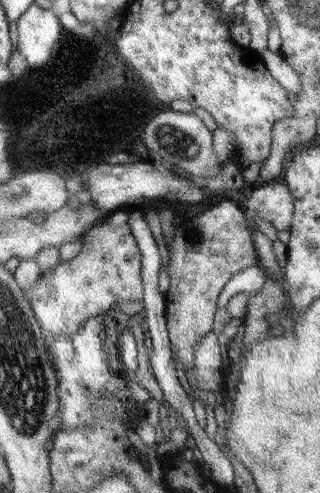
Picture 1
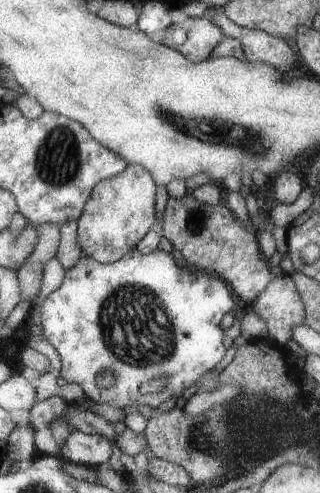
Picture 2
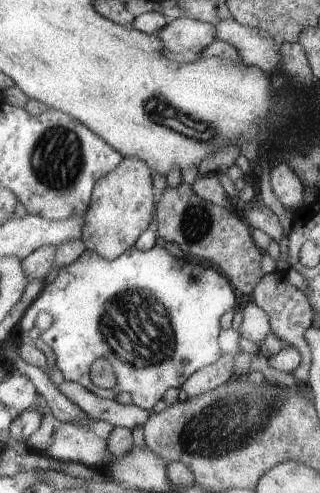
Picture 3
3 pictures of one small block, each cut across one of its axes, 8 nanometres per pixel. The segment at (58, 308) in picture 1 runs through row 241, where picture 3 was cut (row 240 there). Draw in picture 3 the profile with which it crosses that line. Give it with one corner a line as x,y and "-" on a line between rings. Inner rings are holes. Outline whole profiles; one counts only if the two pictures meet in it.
123,156
123,162
111,170
111,174
103,174
95,184
93,198
89,210
85,214
87,226
83,230
83,246
85,250
93,250
103,258
117,258
127,248
133,248
133,242
143,234
143,228
155,218
155,202
151,194
151,170
139,158

